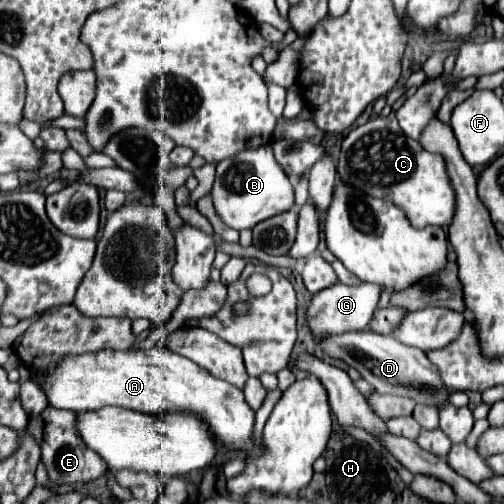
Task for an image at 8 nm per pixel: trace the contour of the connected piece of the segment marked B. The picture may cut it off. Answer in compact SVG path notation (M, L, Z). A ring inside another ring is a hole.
M262 147L258 151L244 151L234 159L224 159L222 163L218 163L210 197L220 221L236 231L252 229L260 221L288 211L294 205L290 179L286 177L282 167L274 163L270 147Z

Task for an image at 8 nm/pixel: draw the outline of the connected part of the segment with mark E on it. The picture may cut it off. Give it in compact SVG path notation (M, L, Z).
M46 407L40 415L30 417L26 425L26 435L32 435L42 449L42 461L48 469L48 479L54 485L72 485L72 483L88 483L106 473L108 465L100 455L94 455L76 429L76 413L60 411L54 407Z

